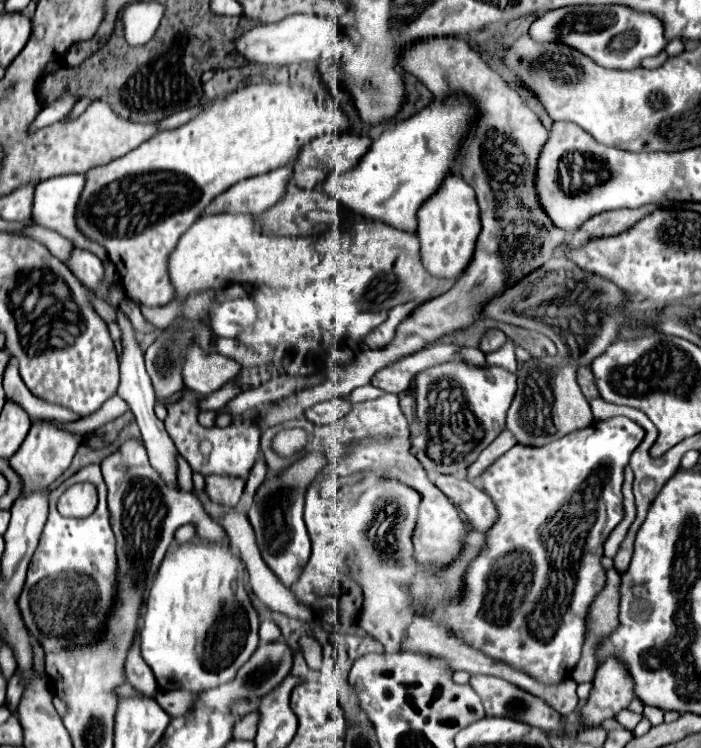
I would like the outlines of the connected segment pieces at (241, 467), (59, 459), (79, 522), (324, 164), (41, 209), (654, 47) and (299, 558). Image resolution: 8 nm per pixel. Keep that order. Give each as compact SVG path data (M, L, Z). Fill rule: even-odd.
M186 390L186 396L168 406L168 418L164 420L166 432L176 444L178 454L182 454L192 470L200 472L202 476L208 474L226 474L248 478L250 468L256 462L260 452L260 430L252 428L252 424L230 424L226 428L204 428L198 422L198 396L192 390Z
M36 420L36 422L32 422L32 428L30 428L26 440L22 442L22 446L18 448L18 452L10 458L12 468L16 468L16 472L20 472L22 480L24 480L24 488L28 488L28 484L36 484L36 480L48 480L48 484L52 484L72 464L72 458L80 444L82 444L80 434L66 432L54 420Z
M96 464L78 470L52 492L48 522L32 556L24 590L18 598L28 600L32 618L38 626L34 636L46 652L64 648L64 644L84 644L84 640L92 640L96 628L104 624L104 608L108 608L108 596L112 596L112 572L116 572L114 536L108 518L106 484L100 466ZM76 482L90 482L98 488L98 506L88 518L64 518L56 508L62 492Z
M328 134L312 140L312 144L308 144L308 148L304 148L304 152L300 152L300 156L294 162L296 186L314 190L320 184L324 184L330 172L334 170L348 172L356 168L358 162L364 158L364 154L370 150L370 146L372 146L372 140L368 136L358 136L358 134Z
M62 174L62 176L42 180L36 186L36 200L34 200L32 216L34 216L38 226L56 230L62 236L66 236L72 244L76 244L76 248L84 248L84 250L100 256L100 260L106 260L108 258L106 250L98 242L84 236L84 232L80 232L80 228L76 224L76 210L78 210L78 202L80 202L80 196L82 196L82 190L84 190L84 182L86 182L84 174Z
M566 6L542 14L530 28L530 34L544 40L560 40L564 44L572 44L572 48L580 48L586 56L592 56L596 64L604 68L638 68L640 60L648 56L658 56L668 46L664 22L652 12L638 12L628 6Z
M316 450L288 466L280 476L270 474L258 486L254 502L248 510L248 520L256 532L256 542L260 546L262 558L268 568L282 580L284 586L290 586L298 580L310 558L310 534L304 524L304 498L308 486L326 464L326 452Z

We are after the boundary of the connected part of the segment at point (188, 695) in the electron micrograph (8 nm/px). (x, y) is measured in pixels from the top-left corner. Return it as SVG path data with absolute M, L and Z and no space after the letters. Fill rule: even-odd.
M158 690L154 698L170 716L182 716L184 712L188 712L190 702L194 700L192 692L184 692L184 690L176 690L176 692Z

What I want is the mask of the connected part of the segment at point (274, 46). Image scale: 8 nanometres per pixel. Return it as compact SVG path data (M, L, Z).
M294 14L274 24L262 24L240 36L236 40L236 48L242 56L250 62L258 64L300 64L300 62L314 62L320 58L322 50L332 44L336 34L340 36L344 26L340 22L332 22L322 16L314 14Z

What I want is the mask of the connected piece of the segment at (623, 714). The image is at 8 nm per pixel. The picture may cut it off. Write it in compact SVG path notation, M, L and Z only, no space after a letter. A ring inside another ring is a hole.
M628 708L616 714L616 720L618 720L622 726L626 726L628 730L634 730L634 726L640 722L640 718L642 718L642 716L638 716L636 712L632 712L632 710L628 710Z

